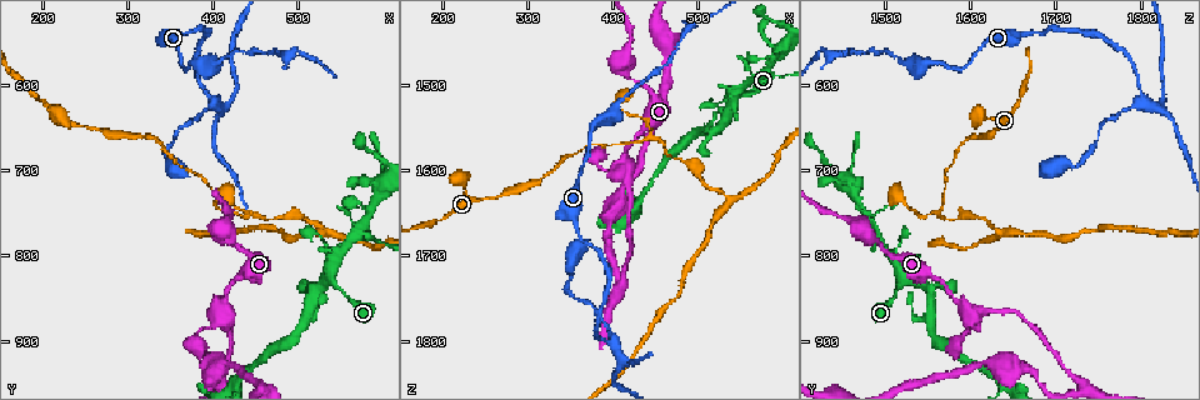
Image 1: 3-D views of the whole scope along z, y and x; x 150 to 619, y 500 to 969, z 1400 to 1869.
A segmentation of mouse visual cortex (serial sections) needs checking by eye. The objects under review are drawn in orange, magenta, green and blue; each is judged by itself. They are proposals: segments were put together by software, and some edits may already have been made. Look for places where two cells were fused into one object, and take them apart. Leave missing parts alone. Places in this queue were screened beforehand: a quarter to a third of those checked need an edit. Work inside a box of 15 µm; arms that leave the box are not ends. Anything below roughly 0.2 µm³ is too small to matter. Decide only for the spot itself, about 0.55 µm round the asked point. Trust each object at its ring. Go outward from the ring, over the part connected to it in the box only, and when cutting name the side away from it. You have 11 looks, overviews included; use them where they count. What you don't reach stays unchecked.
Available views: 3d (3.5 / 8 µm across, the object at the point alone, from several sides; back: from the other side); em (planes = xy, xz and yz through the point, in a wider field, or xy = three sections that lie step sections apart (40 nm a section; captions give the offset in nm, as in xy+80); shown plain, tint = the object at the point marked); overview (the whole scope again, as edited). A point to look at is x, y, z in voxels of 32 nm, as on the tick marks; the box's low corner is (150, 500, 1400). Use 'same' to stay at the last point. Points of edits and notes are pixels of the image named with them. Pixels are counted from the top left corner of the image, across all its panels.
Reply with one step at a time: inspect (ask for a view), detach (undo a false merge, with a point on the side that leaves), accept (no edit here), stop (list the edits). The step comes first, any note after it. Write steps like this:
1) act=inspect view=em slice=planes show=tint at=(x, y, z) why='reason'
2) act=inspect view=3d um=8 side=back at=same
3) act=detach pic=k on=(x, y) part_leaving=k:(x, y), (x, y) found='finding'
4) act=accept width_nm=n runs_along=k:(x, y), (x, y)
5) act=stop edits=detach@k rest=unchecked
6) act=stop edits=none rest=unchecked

act=inspect view=3d um=3.5 at=(200, 620, 1660) why='thin neck'

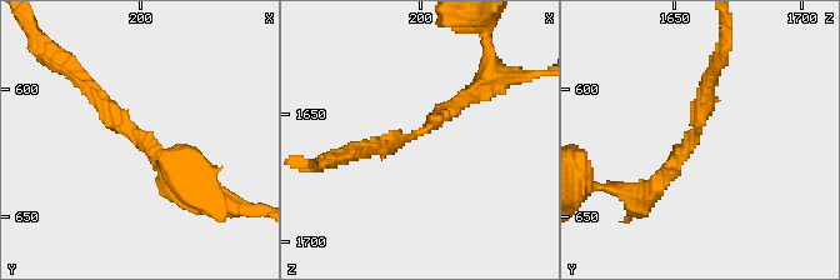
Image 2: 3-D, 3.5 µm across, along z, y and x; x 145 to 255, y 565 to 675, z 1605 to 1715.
act=inspect view=em slice=xy step=3 show=plain at=(201, 619, 1656) arm_widths_nm=200,250 why='shape alone is not enough'

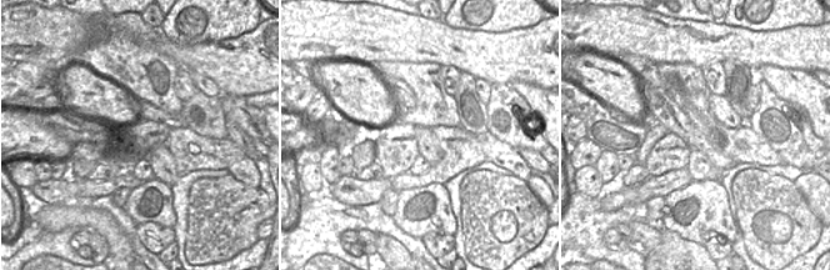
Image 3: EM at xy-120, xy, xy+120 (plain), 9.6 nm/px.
act=inspect view=em slice=xy step=3 show=tint at=same

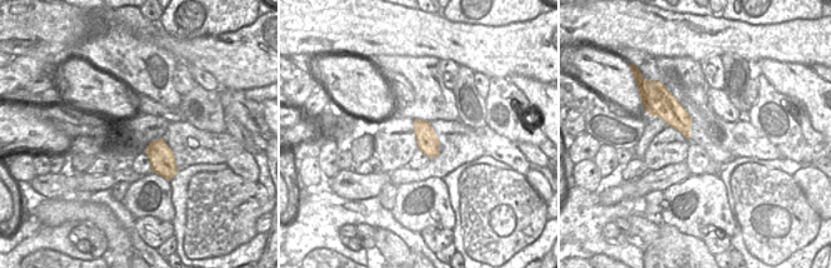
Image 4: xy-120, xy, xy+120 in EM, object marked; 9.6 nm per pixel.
act=accept runs_along=2:(198, 195), (79, 80) found='continuous, no second cell'

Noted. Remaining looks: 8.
act=inspect view=3d um=3.5 at=(415, 925, 1615) why='narrows sharply'

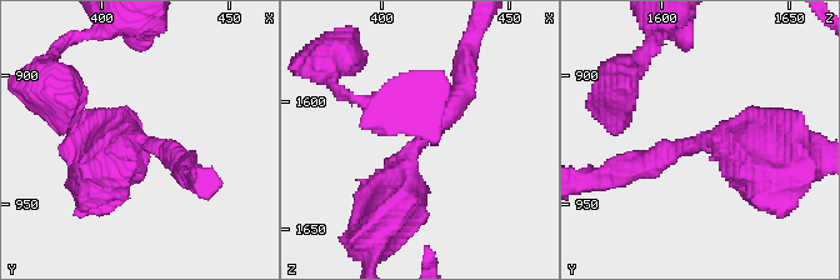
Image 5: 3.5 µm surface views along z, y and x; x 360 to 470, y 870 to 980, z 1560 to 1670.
act=inspect view=em slice=xy step=5 show=plain at=(418, 925, 1614) arm_widths_nm=250,600

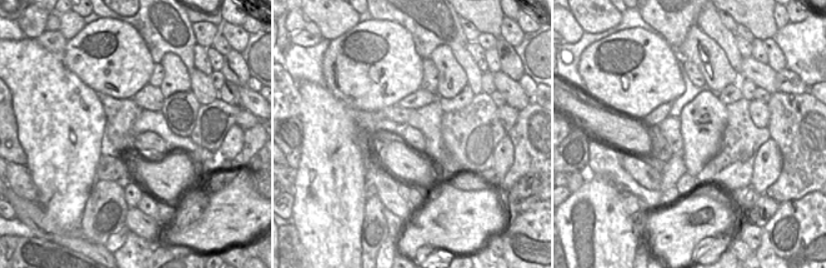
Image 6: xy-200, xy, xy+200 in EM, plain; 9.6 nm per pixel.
act=inspect view=em slice=xy step=5 show=tint at=same

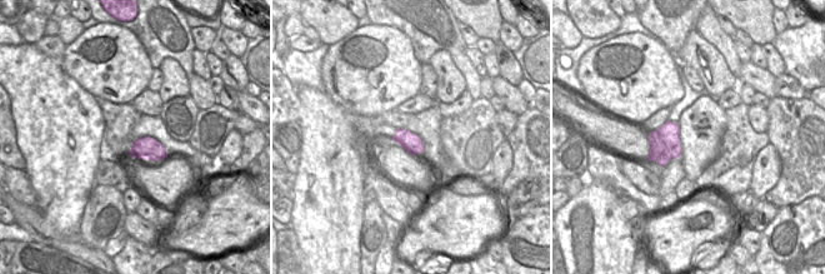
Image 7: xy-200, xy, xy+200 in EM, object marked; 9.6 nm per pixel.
act=accept runs_along=5:(391, 209), (400, 166), (465, 78) found='continuous, no second cell'

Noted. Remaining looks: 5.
act=inspect view=3d um=3.5 at=(440, 745, 1565) why='arms part here'

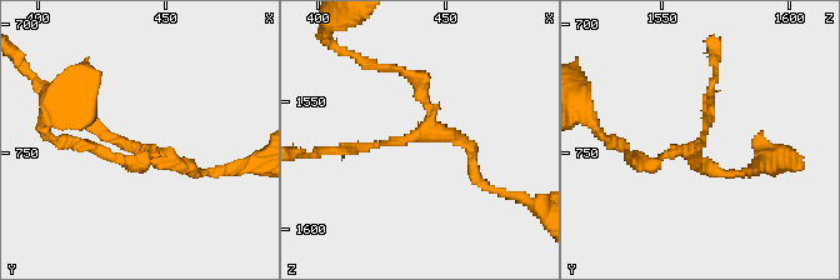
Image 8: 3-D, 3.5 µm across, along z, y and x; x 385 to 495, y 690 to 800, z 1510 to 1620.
act=inspect view=em slice=xy step=2 show=tint at=(444, 750, 1563)

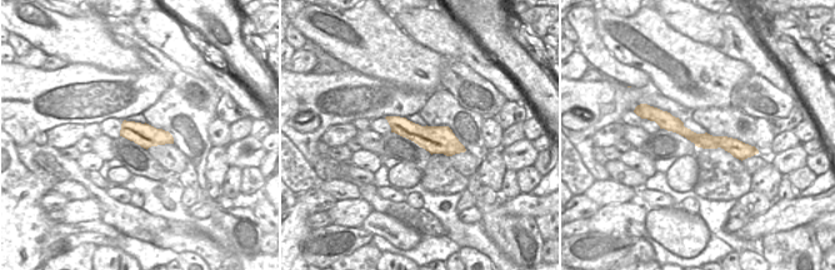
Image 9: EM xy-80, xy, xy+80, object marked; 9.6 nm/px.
act=accept arm_widths_nm=100,150,200 runs_along=9:(650, 114), (699, 140), (750, 151) found='all the same cell'

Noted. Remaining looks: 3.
act=inspect view=3d um=3.5 at=(555, 840, 1515) why='calibre changes'

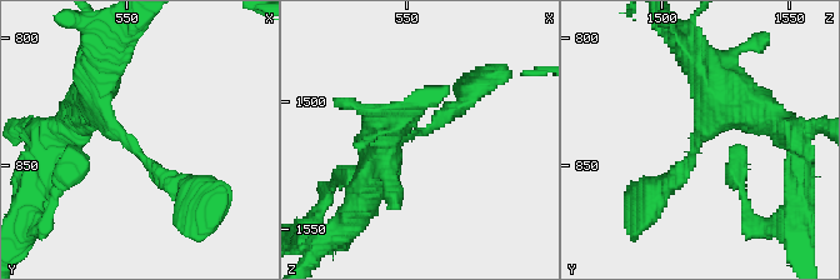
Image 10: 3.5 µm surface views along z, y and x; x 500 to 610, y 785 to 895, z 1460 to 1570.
act=inspect view=em slice=xy step=1 show=tint at=(553, 844, 1512) why='shape alone is not enough'

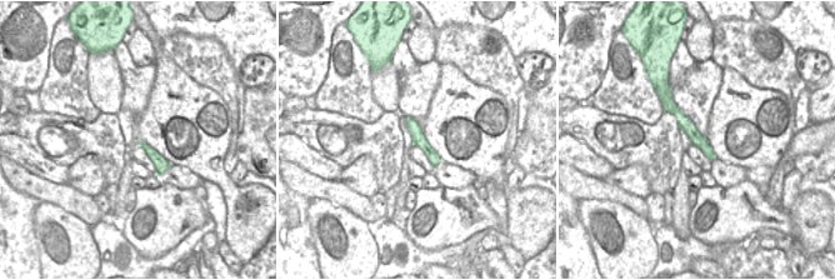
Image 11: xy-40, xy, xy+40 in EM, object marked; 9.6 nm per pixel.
act=accept found='one cell here'

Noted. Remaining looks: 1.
act=stop edits=none rest=unchecked

